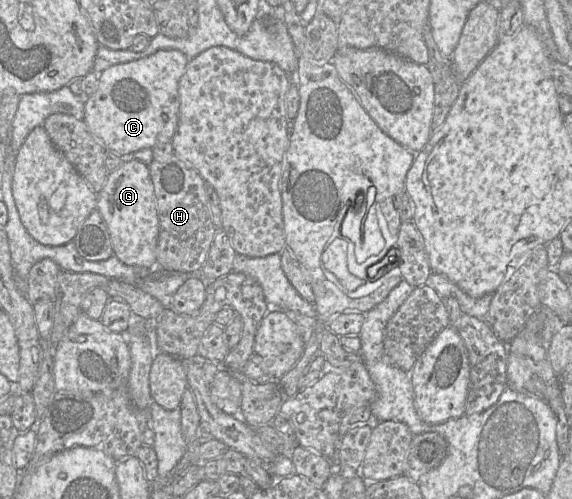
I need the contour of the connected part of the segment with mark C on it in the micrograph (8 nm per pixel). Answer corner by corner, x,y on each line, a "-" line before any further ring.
167,49
159,50
143,59
111,66
101,73
97,91
85,102
83,121
106,150
120,157
141,149
152,149
159,143
171,142
179,120
179,81
188,62
181,51

